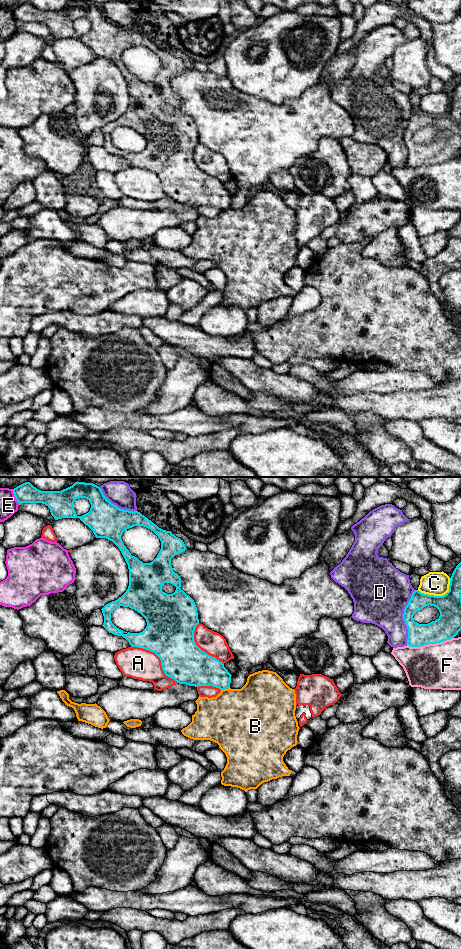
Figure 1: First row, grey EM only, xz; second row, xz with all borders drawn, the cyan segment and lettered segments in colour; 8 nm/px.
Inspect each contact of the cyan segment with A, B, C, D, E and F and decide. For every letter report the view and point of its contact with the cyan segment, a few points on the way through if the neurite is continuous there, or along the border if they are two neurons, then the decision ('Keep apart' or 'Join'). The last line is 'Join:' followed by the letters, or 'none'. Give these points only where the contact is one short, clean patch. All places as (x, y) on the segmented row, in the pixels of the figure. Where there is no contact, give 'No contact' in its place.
A: Touches cyan at xz (159, 657). Keep apart
B: Touches cyan at xz (225, 688). Boundary: xz (229, 687), (221, 690). Keep apart
C: Touches cyan at xz (438, 596). Keep apart
D: Touches cyan at xz (403, 617). Keep apart
E: Touches cyan at xz (14, 495). Keep apart
F: Touches cyan at xz (430, 643). Keep apart
Join: none

